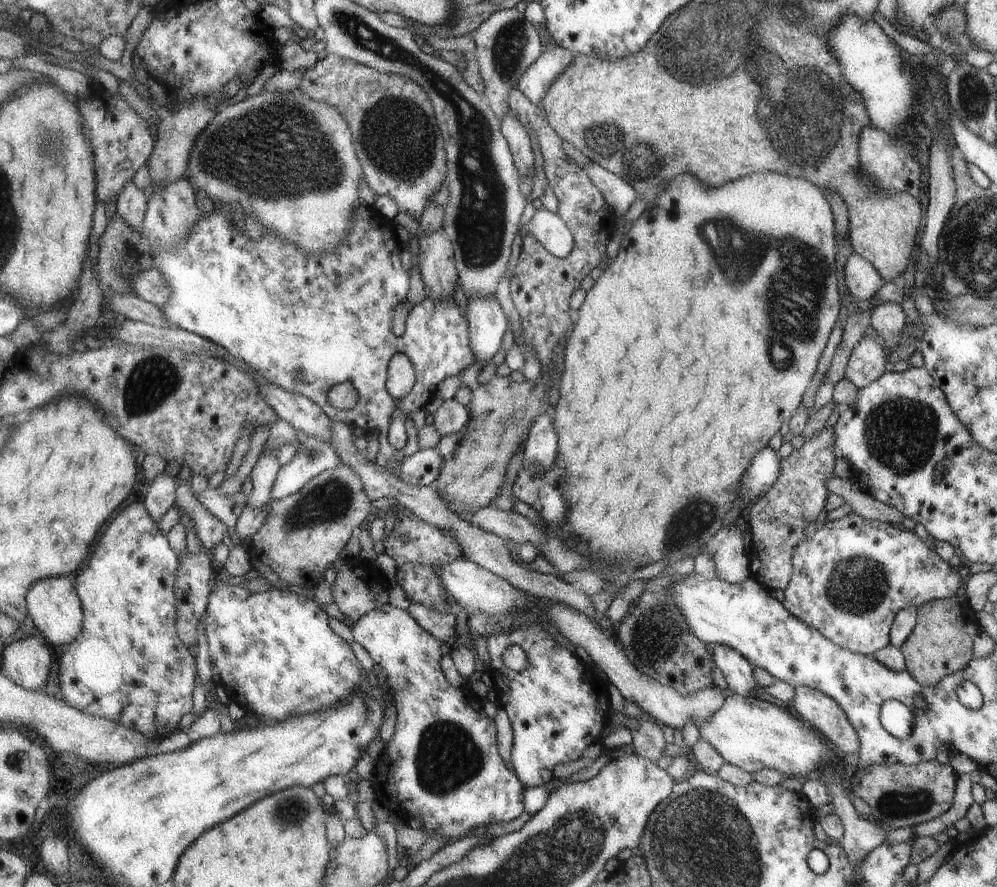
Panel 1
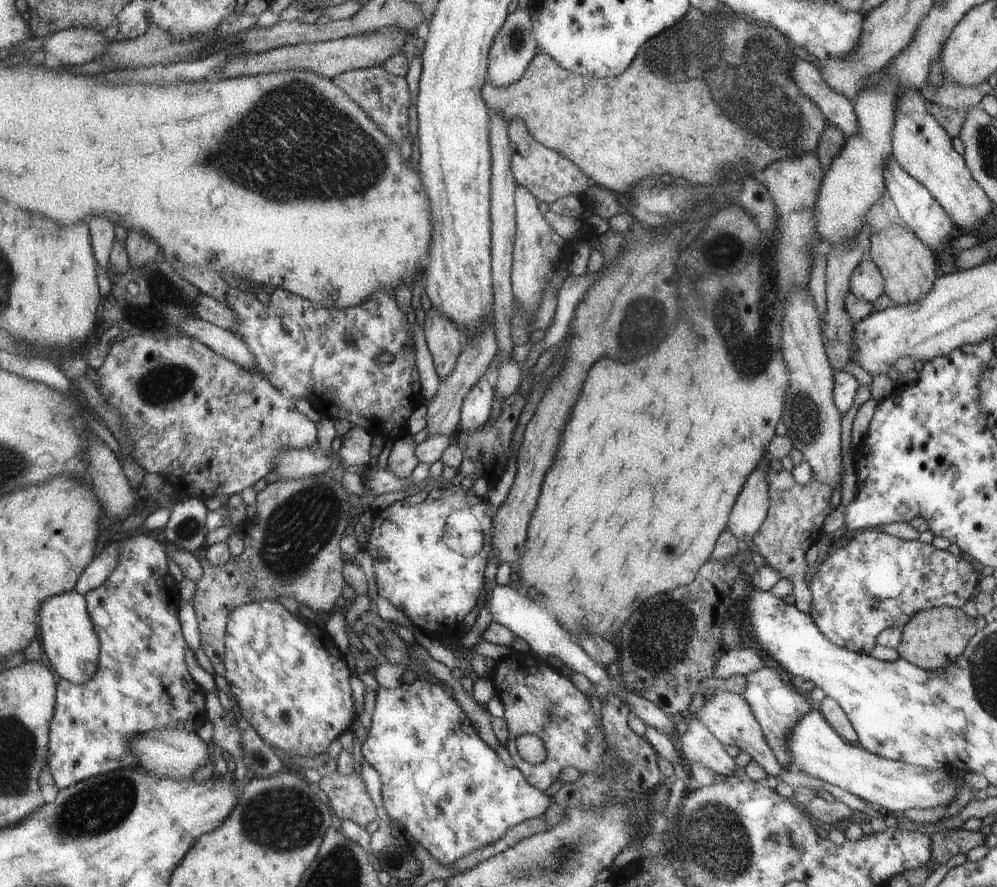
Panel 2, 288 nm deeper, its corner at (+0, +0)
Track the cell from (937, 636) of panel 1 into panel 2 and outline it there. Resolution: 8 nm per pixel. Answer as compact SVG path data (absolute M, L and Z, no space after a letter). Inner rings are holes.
M931 608L931 610L923 610L917 612L905 626L901 632L901 642L897 644L897 652L901 656L901 660L907 660L909 664L927 670L927 672L935 672L941 668L947 668L949 664L953 664L967 648L971 636L975 636L977 626L975 626L975 618L969 618L961 608Z

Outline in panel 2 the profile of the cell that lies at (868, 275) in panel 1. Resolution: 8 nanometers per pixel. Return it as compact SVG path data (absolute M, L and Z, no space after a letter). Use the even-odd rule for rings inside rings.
M873 260L859 262L849 278L849 294L873 304L883 292L885 292L885 278L881 270L875 266L875 262Z

